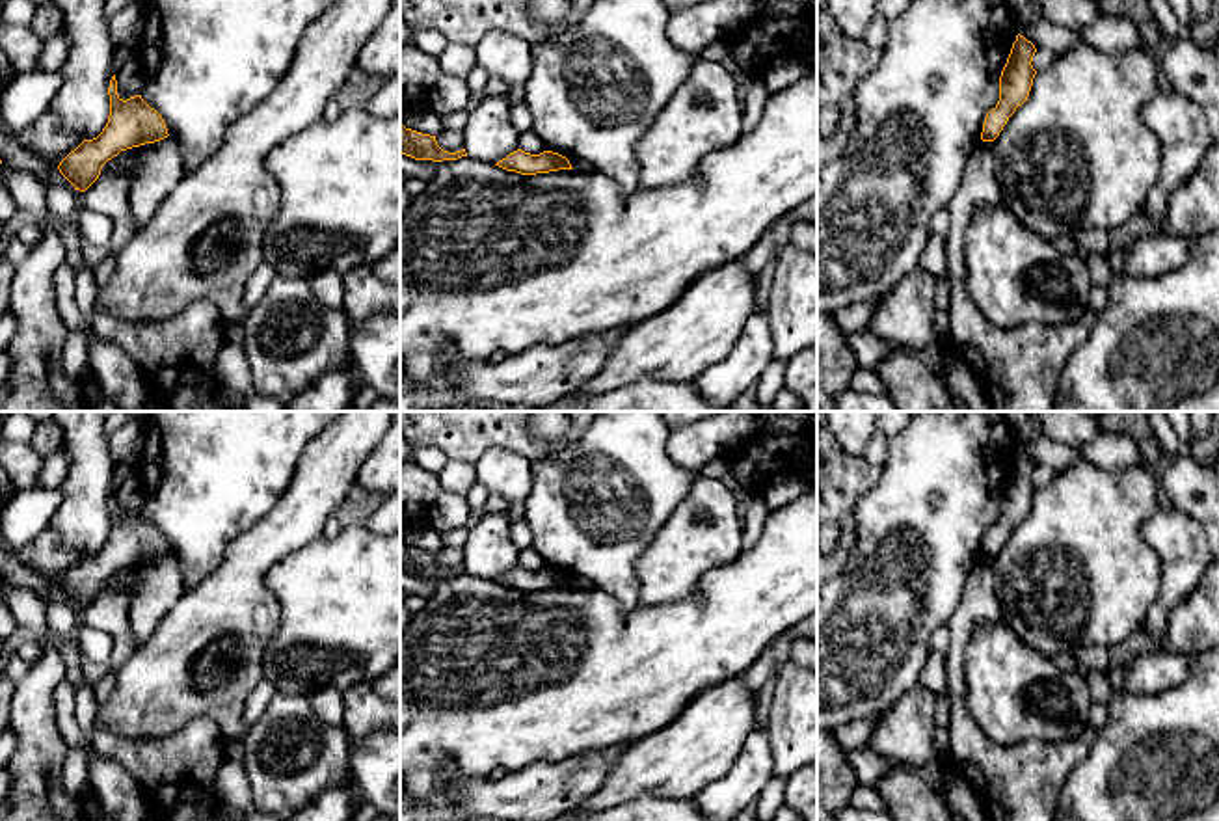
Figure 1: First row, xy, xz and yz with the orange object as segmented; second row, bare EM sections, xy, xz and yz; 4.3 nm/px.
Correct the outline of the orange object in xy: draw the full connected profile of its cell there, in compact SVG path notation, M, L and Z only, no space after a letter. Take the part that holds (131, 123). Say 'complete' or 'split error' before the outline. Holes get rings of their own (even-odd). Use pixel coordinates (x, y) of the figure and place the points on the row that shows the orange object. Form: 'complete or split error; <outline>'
complete; M115 74L108 95L110 115L102 132L93 140L84 140L58 166L60 173L80 192L86 192L99 179L102 166L121 151L169 136L162 115L141 95L127 101L117 95Z

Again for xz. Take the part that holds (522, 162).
complete; M521 149L510 153L506 158L499 160L495 166L506 171L521 173L521 175L573 169L569 160L558 153L543 151L540 155L530 155Z

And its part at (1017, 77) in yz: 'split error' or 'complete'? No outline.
complete

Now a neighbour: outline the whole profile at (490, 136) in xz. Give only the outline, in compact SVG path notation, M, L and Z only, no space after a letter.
M484 97L469 114L463 134L465 153L475 162L497 164L517 151L519 132L510 121L508 97Z

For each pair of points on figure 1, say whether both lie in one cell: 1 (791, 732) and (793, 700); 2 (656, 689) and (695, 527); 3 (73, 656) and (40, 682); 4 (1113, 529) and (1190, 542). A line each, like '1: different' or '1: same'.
1: same
2: different
3: different
4: different

